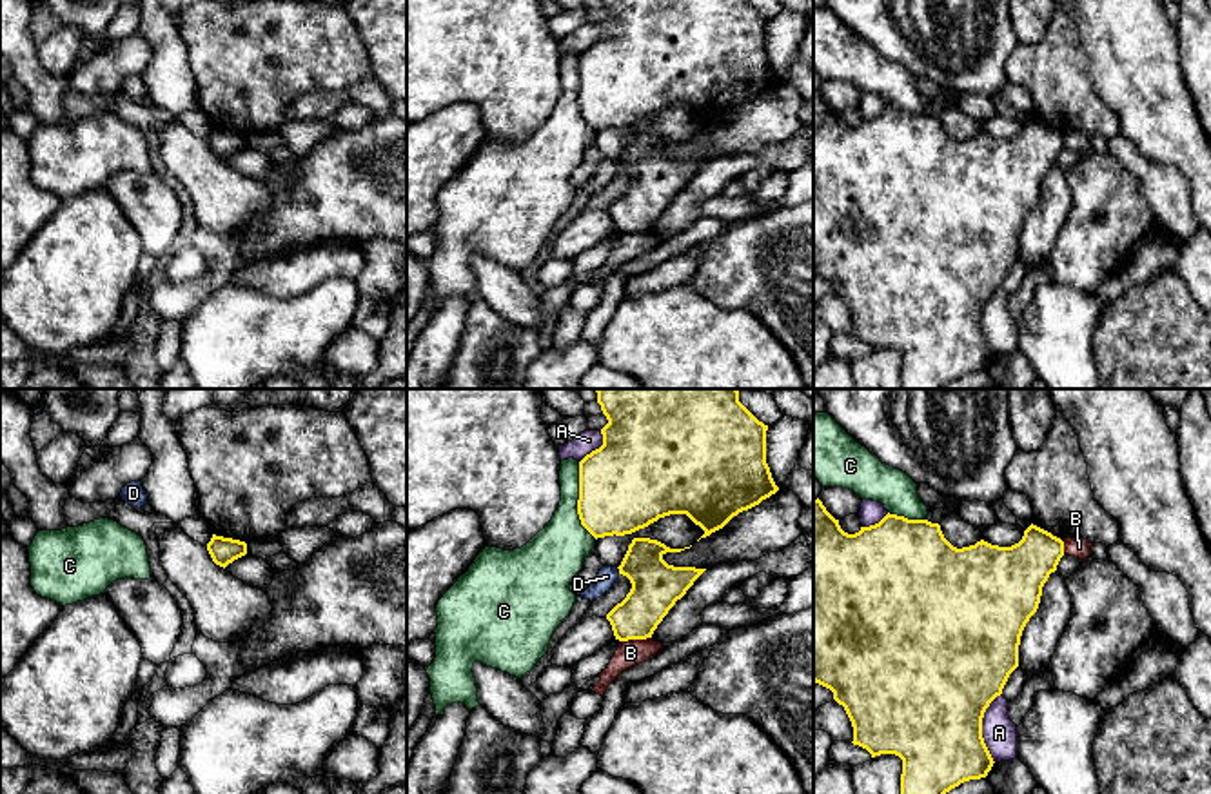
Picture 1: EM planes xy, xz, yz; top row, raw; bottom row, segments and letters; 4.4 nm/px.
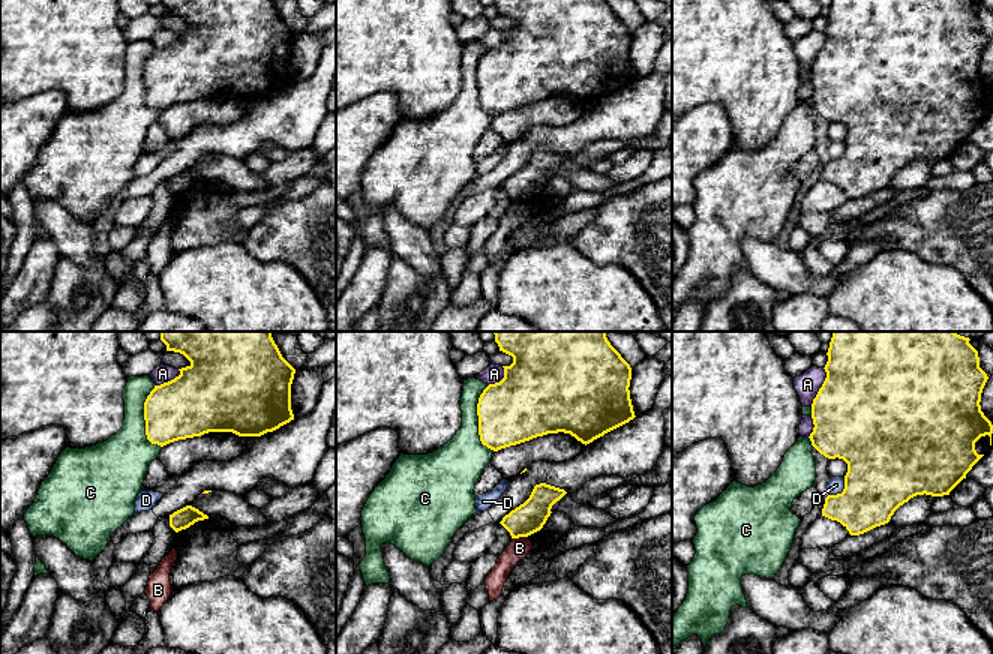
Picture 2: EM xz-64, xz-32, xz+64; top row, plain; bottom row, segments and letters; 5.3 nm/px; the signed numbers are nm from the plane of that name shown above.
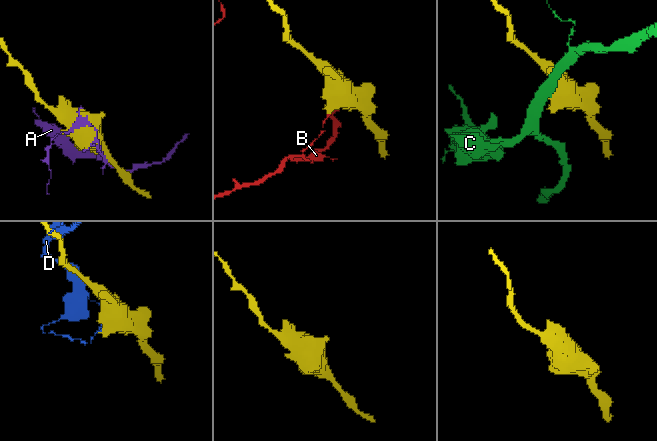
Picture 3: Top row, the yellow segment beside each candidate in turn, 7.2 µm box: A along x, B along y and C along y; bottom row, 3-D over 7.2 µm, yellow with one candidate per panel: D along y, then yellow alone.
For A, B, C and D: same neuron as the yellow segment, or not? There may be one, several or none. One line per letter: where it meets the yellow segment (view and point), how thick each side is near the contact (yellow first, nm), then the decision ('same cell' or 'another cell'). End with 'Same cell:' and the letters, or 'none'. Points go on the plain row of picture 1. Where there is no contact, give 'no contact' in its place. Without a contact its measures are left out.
A: contact yz (981, 320); calibres 480 and 150 nm; another cell
B: contact xz (636, 231); calibres 220 and 120 nm; another cell
C: contact xz (578, 93); calibres 400 and 240 nm; another cell
D: contact xz (620, 164); calibres 220 and 90 nm; another cell
Same cell: none

